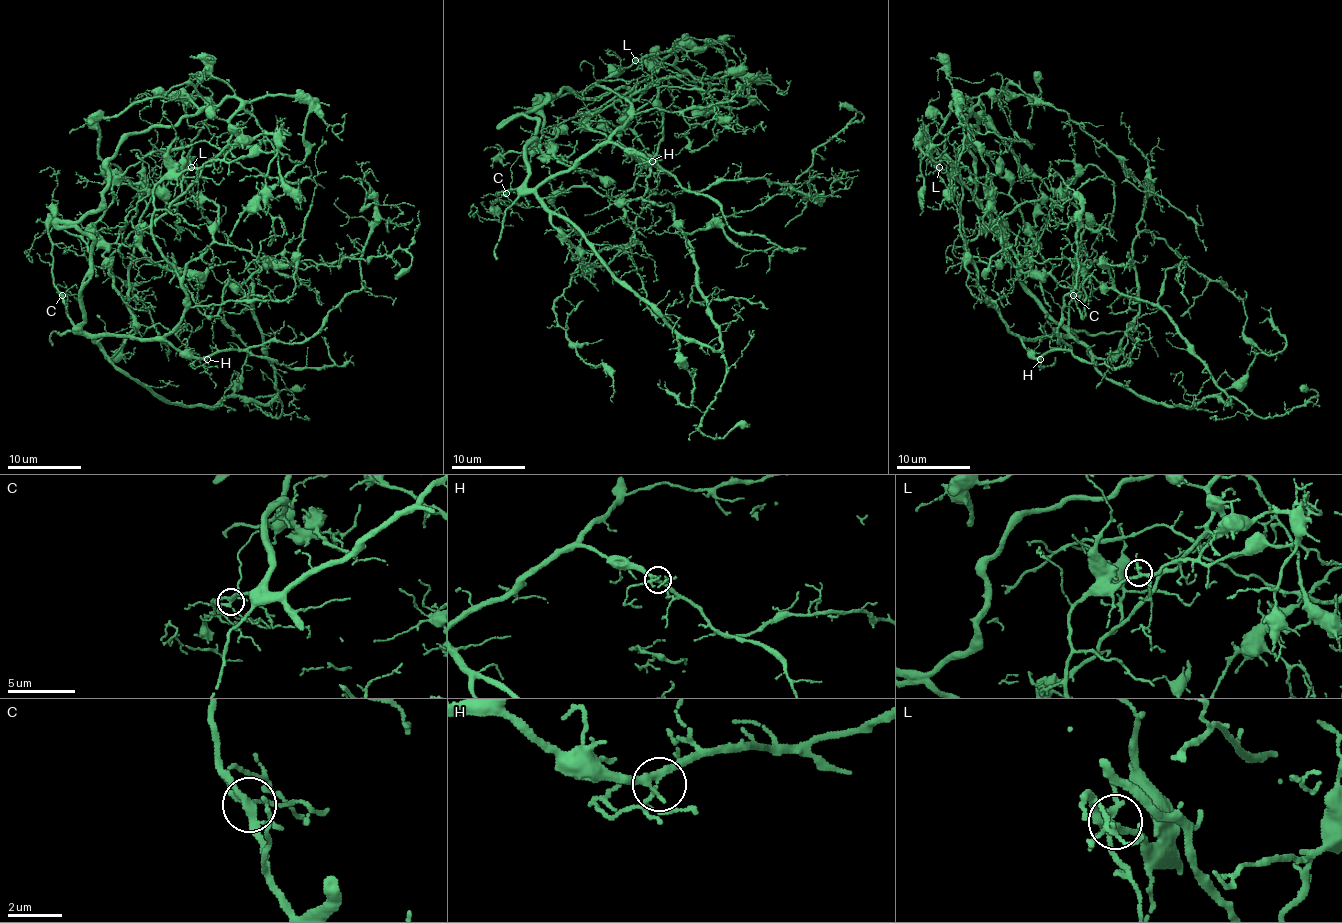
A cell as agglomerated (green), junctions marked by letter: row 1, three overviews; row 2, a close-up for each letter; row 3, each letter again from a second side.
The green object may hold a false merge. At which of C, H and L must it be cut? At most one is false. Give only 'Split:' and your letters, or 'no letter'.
Split: no letter

